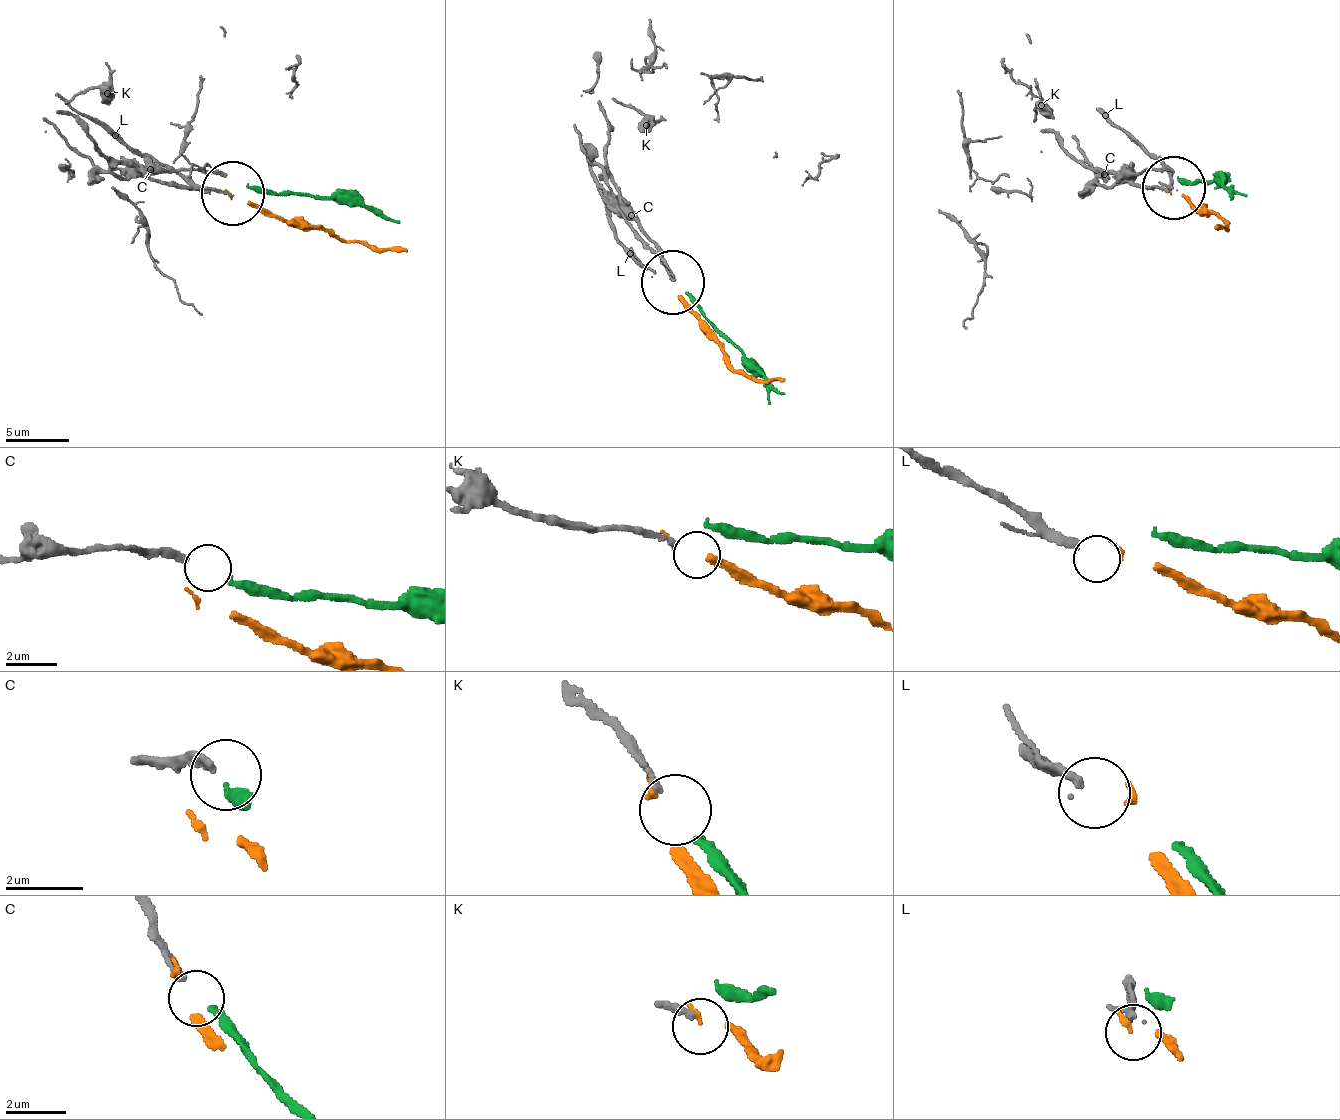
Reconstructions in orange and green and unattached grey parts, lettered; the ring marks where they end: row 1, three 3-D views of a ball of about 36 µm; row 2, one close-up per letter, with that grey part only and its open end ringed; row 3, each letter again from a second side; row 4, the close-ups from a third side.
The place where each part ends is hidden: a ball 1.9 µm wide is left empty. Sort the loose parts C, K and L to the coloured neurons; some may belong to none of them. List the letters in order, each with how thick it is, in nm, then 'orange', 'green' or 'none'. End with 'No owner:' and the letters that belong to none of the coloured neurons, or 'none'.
C: 220 nm | none
K: 140 nm | none
L: 240 nm | none
No owner: C, K, L

